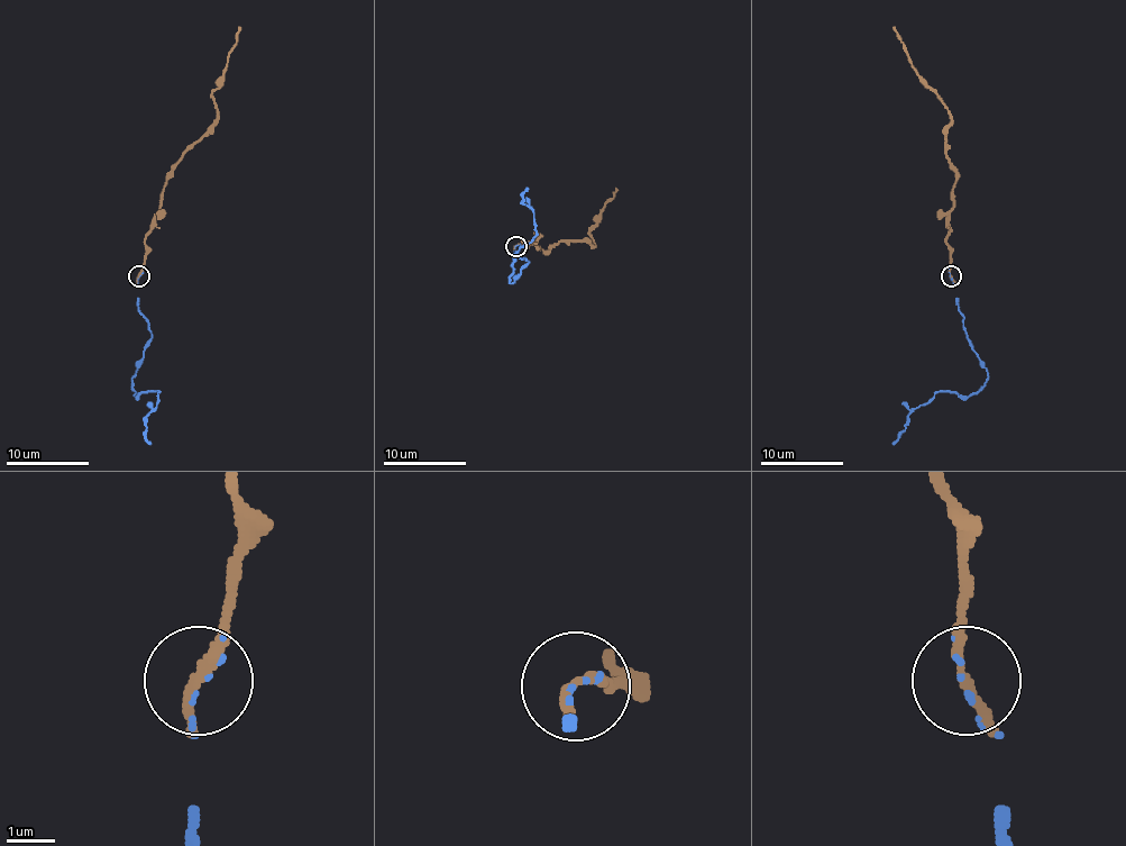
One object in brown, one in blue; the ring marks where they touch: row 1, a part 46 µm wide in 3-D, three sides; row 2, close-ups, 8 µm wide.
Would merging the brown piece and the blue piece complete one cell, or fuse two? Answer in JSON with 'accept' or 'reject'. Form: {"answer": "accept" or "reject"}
{"answer": "accept"}

